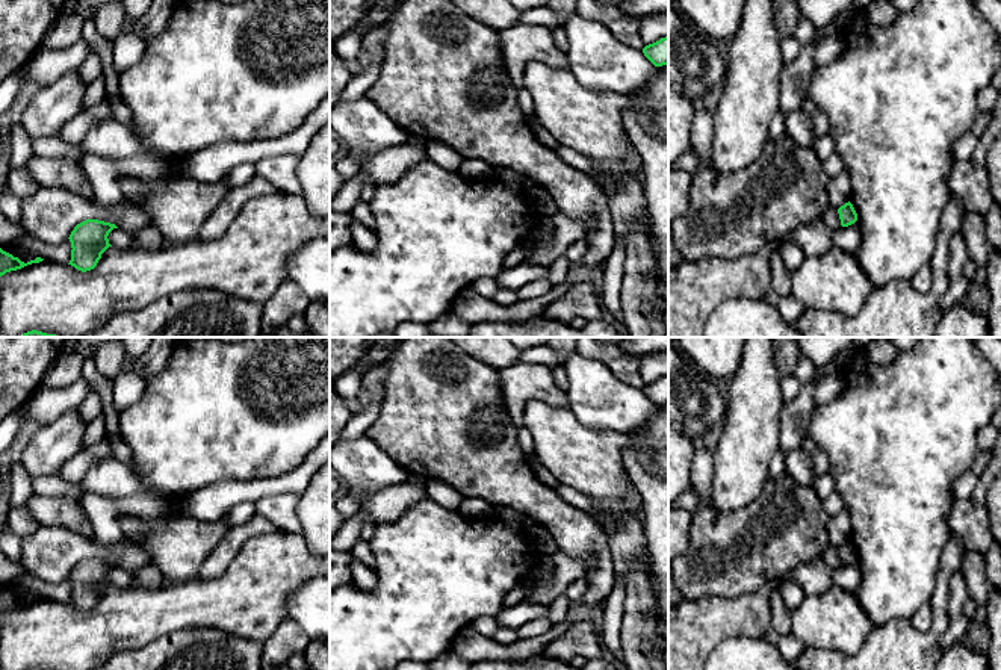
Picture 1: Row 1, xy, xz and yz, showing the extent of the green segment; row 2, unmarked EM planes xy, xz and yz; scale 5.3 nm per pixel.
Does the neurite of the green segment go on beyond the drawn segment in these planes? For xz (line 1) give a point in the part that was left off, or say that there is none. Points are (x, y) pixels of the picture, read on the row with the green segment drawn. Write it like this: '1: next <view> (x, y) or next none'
1: next none

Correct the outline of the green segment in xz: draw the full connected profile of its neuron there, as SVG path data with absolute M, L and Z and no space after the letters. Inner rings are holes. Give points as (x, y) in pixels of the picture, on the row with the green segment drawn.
M668 36L646 45L643 53L655 67L668 65Z

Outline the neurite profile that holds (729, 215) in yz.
M789 135L777 142L767 141L761 156L739 171L721 172L708 165L693 174L688 210L670 224L670 239L682 262L755 254L821 218L830 206L829 180L814 147L800 147Z

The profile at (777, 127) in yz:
M777 109L777 112L774 113L770 123L768 141L777 142L788 135L785 116L786 116L786 112L782 109Z

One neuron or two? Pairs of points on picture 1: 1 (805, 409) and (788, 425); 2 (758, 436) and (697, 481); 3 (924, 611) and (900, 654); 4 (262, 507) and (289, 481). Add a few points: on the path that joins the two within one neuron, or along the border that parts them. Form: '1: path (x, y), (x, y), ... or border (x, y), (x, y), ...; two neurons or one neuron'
1: path (800, 413), (793, 421); one neuron
2: border (714, 451), (709, 502); two neurons
3: border (930, 602), (933, 622), (921, 632); two neurons
4: border (298, 493), (265, 495), (254, 502); two neurons

